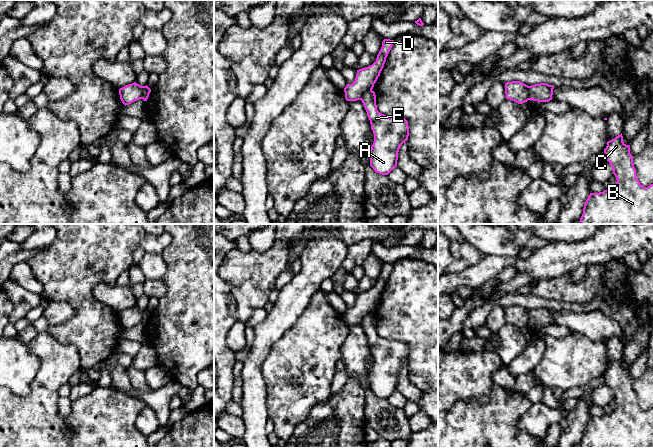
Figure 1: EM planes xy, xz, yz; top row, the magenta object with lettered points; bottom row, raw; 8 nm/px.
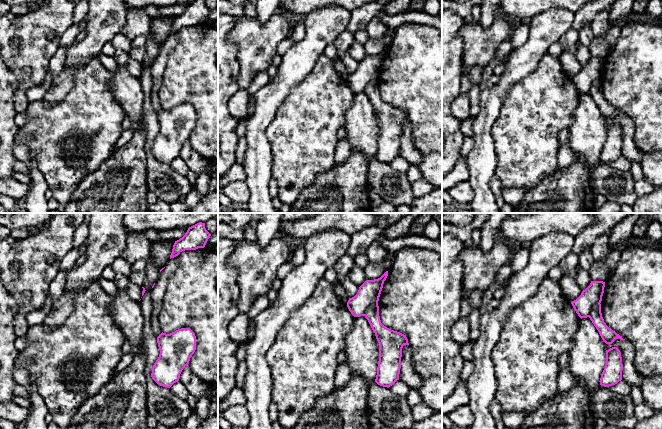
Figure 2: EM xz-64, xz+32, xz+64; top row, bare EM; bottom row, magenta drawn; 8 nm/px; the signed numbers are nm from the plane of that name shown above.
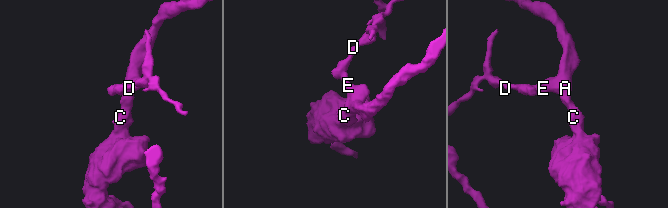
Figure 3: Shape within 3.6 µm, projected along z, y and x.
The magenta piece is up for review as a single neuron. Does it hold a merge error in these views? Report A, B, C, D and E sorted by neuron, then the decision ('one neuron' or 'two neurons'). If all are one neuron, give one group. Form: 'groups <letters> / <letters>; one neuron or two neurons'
groups A B C E / D; two neurons

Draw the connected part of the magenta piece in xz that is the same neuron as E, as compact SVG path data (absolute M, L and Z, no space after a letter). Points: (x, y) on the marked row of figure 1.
M365 92L361 99L374 134L370 149L370 166L376 173L388 175L396 166L401 145L408 140L408 121L388 117L377 110L375 92Z

